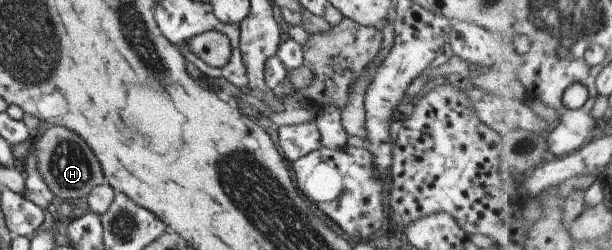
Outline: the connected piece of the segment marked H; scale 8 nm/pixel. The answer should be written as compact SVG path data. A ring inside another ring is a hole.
M63 125L49 127L38 143L33 144L37 157L37 171L51 189L51 193L67 202L88 197L97 185L106 183L101 165L89 145L71 129Z

